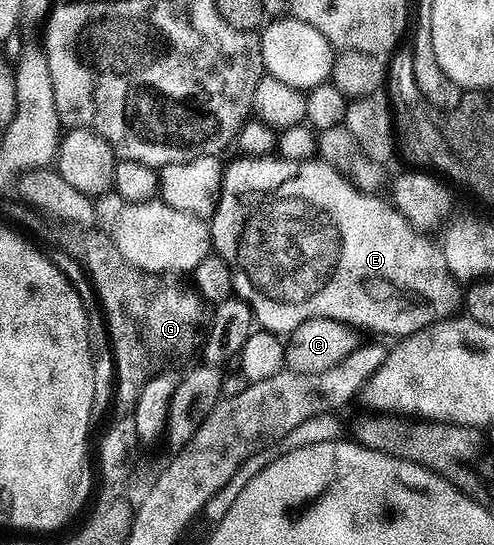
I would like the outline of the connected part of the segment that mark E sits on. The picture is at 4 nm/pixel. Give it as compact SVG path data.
M278 157L238 158L232 163L228 162L225 167L219 204L215 214L209 220L211 245L214 254L220 255L231 267L231 276L235 285L234 294L250 304L251 311L255 314L256 324L262 330L273 331L276 335L283 337L295 331L297 325L301 325L305 321L332 319L348 323L349 326L362 329L364 332L366 332L365 330L376 331L379 335L402 337L417 333L431 323L440 323L443 319L452 318L458 312L455 310L458 307L460 310L464 306L464 292L461 290L459 280L452 277L445 265L442 246L436 240L434 243L431 240L434 238L428 237L424 232L414 231L409 225L409 221L405 221L403 214L386 198L380 197L378 194L367 195L364 191L358 191L337 168L329 166L318 157L305 161L289 161Z

